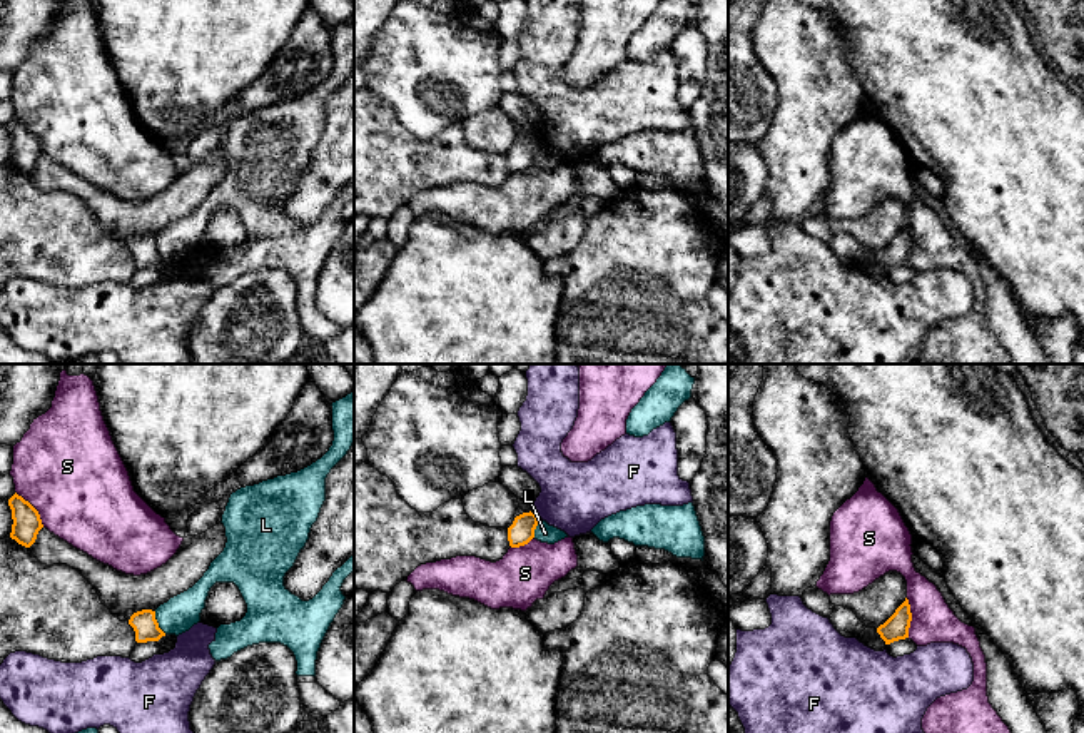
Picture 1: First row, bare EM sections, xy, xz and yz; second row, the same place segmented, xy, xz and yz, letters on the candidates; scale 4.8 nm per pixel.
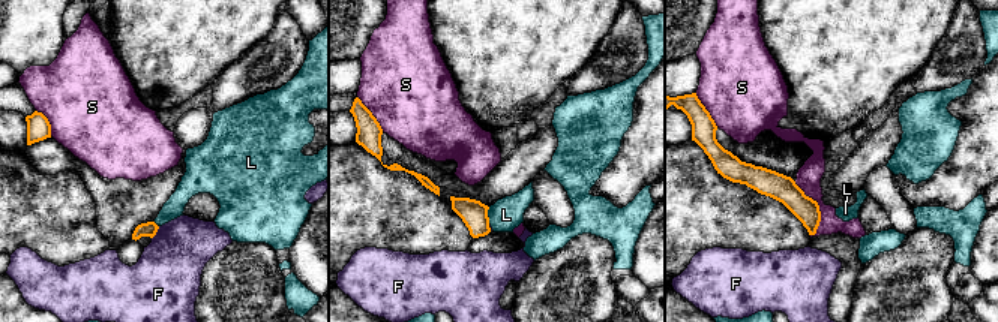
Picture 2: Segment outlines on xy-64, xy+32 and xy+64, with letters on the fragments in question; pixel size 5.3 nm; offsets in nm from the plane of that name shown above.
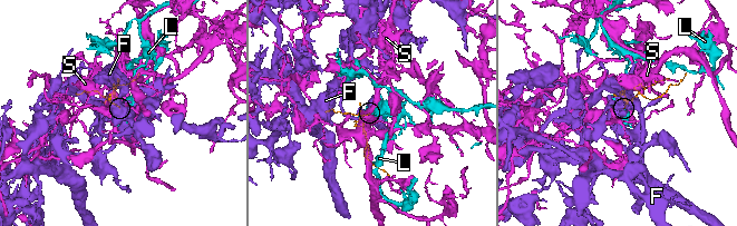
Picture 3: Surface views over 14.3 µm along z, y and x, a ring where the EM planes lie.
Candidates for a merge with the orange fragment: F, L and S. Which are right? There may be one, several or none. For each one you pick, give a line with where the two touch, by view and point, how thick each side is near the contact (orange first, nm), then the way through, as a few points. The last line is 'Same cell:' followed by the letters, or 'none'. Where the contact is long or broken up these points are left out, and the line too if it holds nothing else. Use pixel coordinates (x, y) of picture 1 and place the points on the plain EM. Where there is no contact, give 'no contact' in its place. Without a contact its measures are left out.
Same cell: none

